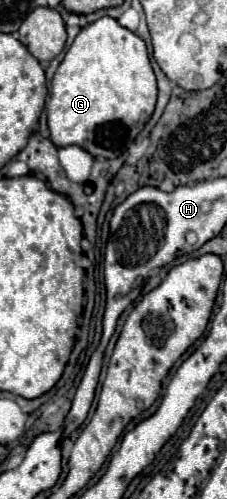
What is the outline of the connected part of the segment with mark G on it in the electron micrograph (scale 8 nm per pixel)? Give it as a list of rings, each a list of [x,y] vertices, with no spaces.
[[[102,17],[86,25],[74,39],[64,61],[56,69],[45,103],[49,139],[56,147],[78,145],[94,157],[120,157],[148,123],[156,105],[156,77],[150,67],[144,41],[118,25],[112,17]]]

